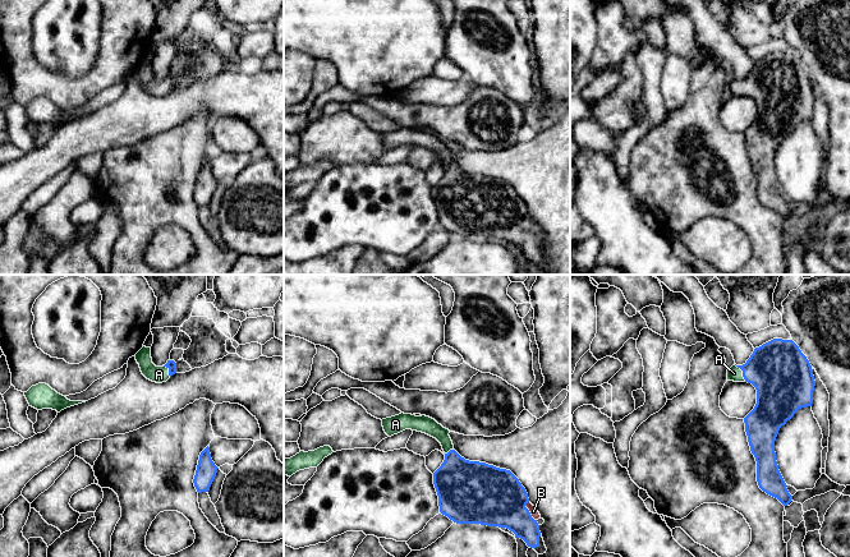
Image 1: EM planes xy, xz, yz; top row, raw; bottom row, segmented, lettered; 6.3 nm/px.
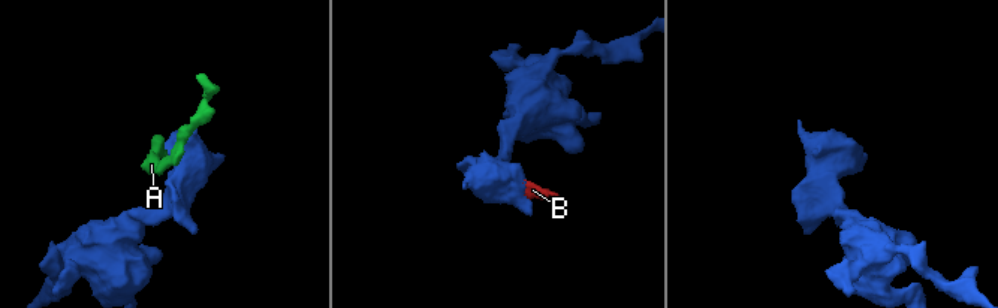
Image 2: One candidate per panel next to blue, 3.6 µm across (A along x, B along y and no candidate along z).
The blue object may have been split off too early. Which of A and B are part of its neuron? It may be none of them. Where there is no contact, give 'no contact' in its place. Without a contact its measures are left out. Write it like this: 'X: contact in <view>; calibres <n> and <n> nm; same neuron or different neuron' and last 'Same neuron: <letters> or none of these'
A: contact in yz; calibres 380 and 90 nm; same neuron
B: contact in xz; calibres 360 and 50 nm; same neuron
Same neuron: A, B

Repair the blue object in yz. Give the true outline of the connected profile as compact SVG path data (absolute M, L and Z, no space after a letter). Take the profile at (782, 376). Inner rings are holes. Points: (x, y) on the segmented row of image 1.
M773 339L755 347L745 364L732 365L727 369L727 381L748 382L757 390L757 404L744 418L750 451L757 461L757 482L763 492L777 498L784 506L787 506L792 496L789 493L778 470L775 441L780 428L799 409L812 406L815 386L812 365L792 340Z

